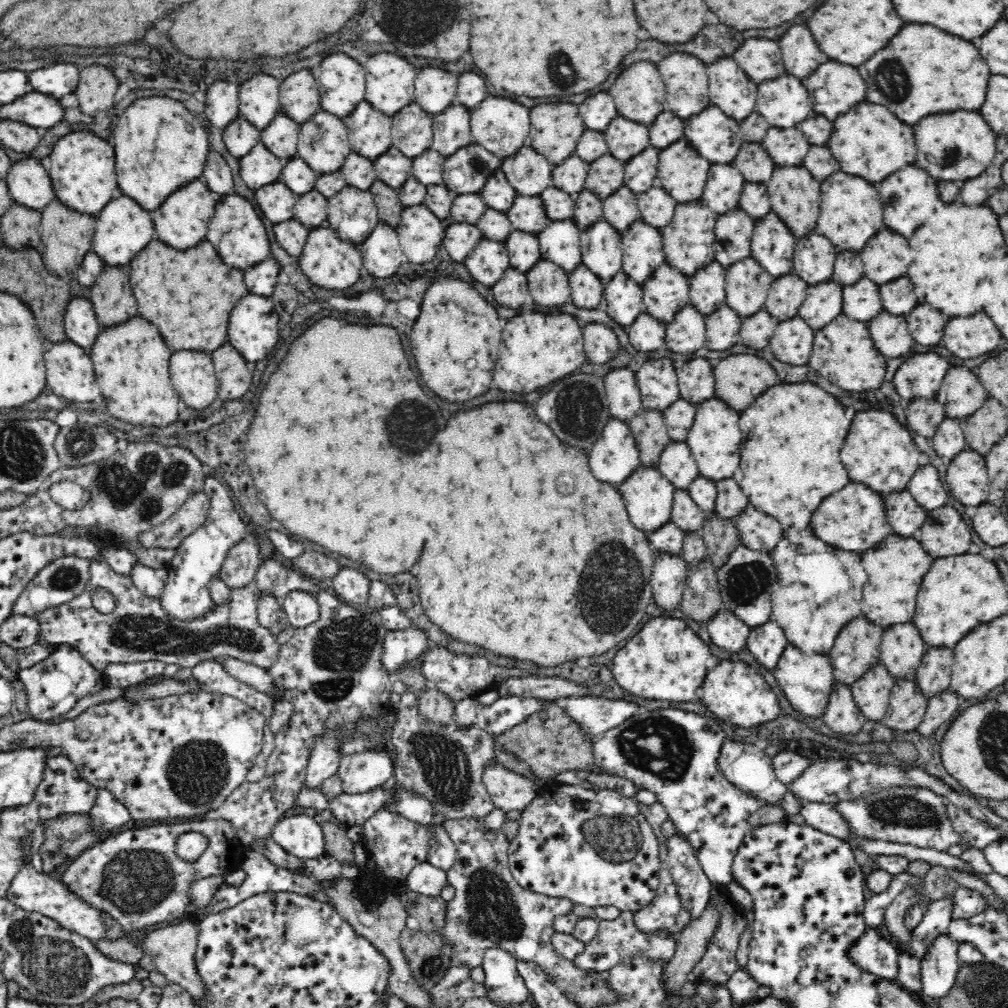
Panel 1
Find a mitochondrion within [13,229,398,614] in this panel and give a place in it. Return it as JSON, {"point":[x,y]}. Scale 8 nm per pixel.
{"point":[139,485]}

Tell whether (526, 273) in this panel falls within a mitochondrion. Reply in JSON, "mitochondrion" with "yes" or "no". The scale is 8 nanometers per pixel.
{"mitochondrion":"no"}

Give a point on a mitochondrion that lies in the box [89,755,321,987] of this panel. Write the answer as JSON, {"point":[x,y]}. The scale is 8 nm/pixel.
{"point":[135,881]}

